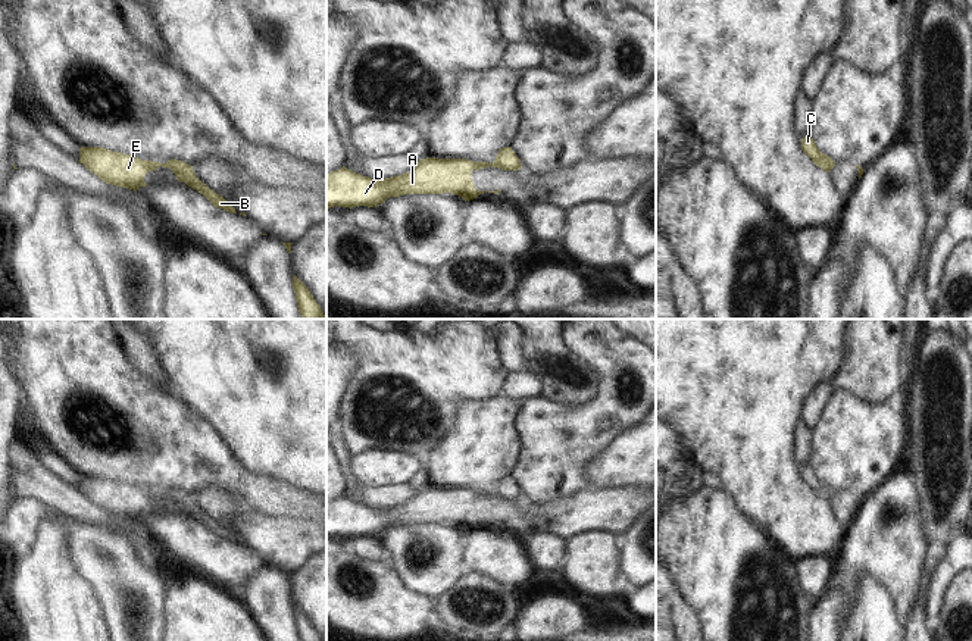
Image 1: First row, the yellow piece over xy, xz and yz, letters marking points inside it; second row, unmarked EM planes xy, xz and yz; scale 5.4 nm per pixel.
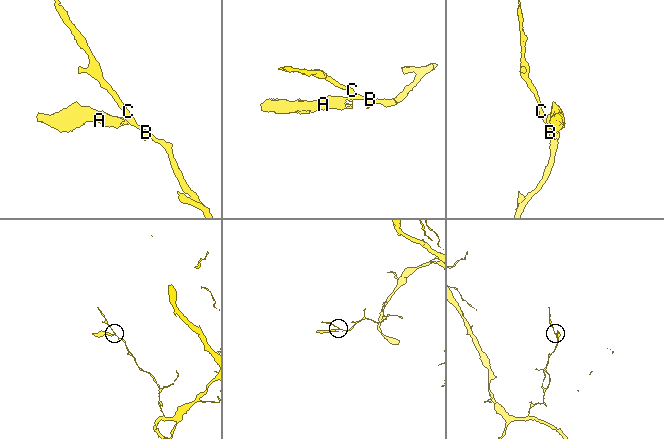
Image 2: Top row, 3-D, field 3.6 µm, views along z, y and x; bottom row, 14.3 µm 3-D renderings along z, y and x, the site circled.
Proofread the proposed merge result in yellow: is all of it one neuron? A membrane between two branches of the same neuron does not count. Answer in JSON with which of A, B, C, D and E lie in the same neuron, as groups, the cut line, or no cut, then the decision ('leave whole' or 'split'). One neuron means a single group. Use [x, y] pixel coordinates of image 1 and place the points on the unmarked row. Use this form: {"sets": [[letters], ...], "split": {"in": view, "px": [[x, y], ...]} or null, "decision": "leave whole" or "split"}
{"sets": [["A", "D", "E"], ["B", "C"]], "split": {"in": "xy", "px": [[165, 493], [168, 496]]}, "decision": "split"}

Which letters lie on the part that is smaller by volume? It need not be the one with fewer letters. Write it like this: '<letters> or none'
A, D, E

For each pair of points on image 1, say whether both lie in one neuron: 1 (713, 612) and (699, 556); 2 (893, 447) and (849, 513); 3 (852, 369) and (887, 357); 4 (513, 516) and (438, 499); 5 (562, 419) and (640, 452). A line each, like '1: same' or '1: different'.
1: same
2: different
3: same
4: same
5: different

